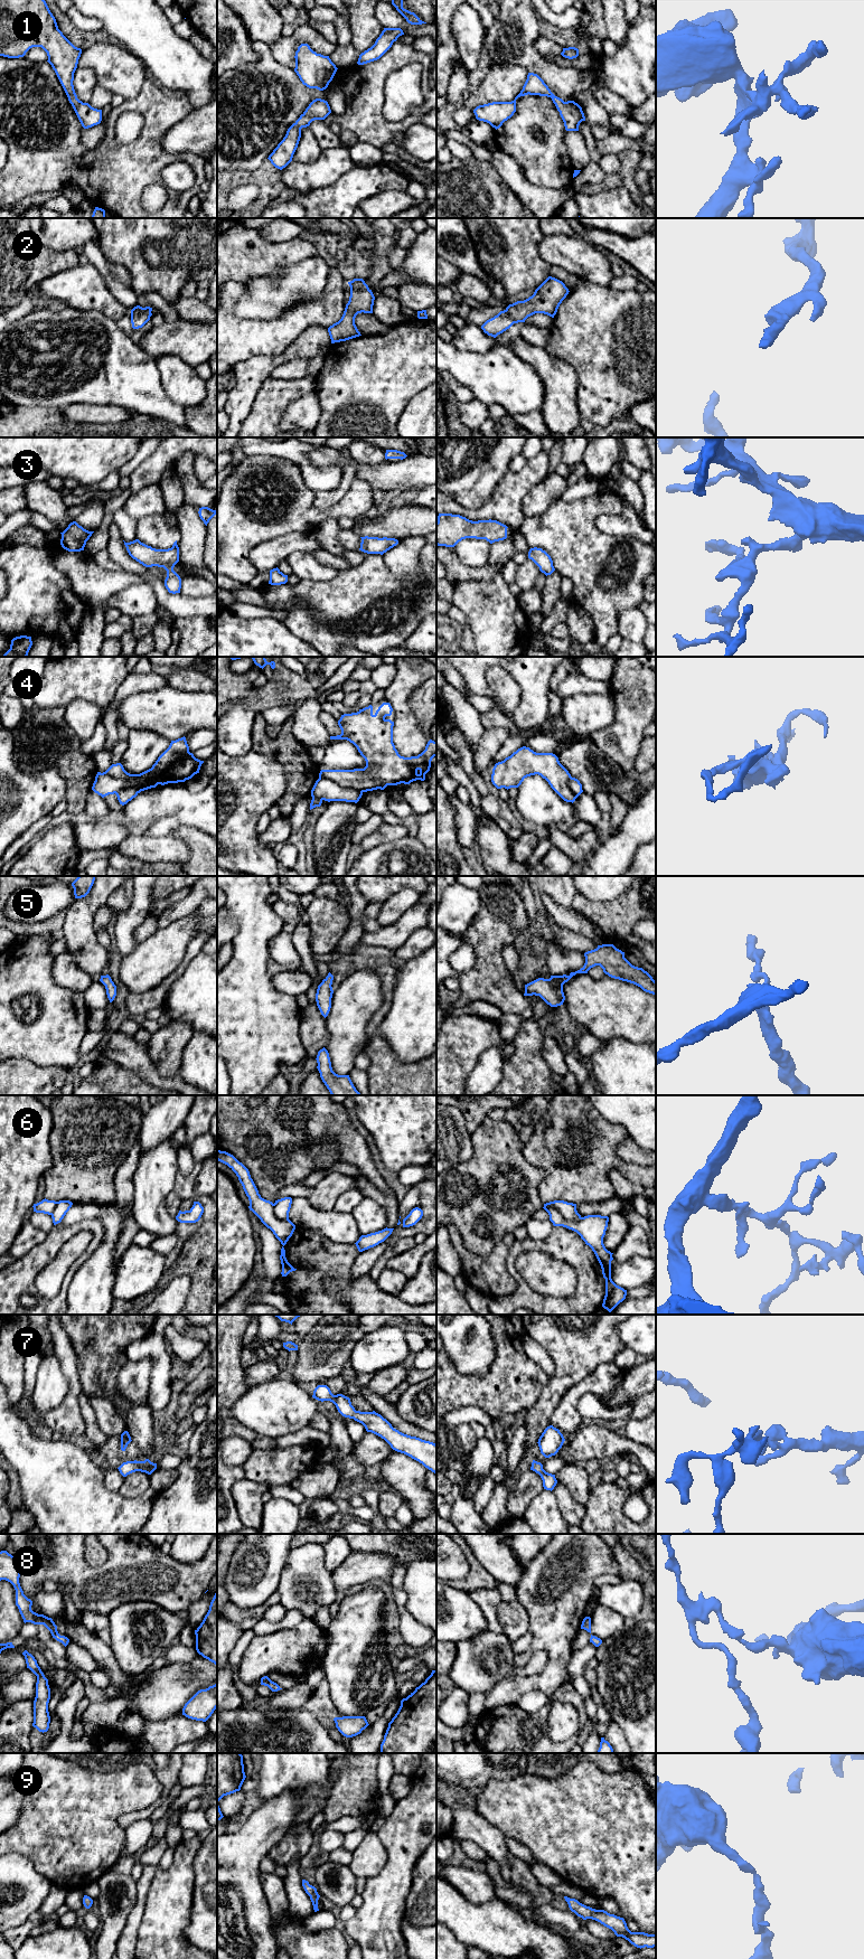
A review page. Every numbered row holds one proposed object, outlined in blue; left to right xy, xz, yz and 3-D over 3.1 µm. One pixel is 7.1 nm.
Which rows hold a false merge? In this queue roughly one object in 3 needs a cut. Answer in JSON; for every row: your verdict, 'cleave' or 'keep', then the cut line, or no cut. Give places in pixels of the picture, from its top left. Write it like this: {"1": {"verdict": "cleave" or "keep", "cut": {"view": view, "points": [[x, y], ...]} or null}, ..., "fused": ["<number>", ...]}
{"1": {"verdict": "keep", "cut": null}, "2": {"verdict": "keep", "cut": null}, "3": {"verdict": "keep", "cut": null}, "4": {"verdict": "cleave", "cut": {"view": "xy", "points": [[103, 772], [122, 779], [135, 776], [138, 781]]}}, "5": {"verdict": "keep", "cut": null}, "6": {"verdict": "cleave", "cut": {"view": "yz", "points": [[544, 1205], [555, 1208], [566, 1220], [579, 1221], [582, 1217]]}}, "7": {"verdict": "keep", "cut": null}, "8": {"verdict": "keep", "cut": null}, "9": {"verdict": "keep", "cut": null}, "fused": ["4", "6"]}

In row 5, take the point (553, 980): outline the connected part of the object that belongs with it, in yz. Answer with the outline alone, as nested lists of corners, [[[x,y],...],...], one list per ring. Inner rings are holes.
[[[613,944],[598,945],[597,949],[584,953],[584,966],[569,976],[551,976],[550,979],[538,978],[525,985],[524,996],[539,996],[551,1007],[563,1005],[565,996],[563,985],[576,973],[588,971],[600,966],[603,972],[611,978],[627,981],[640,987],[644,991],[656,995],[656,981],[642,968],[632,966],[626,958],[624,952]]]

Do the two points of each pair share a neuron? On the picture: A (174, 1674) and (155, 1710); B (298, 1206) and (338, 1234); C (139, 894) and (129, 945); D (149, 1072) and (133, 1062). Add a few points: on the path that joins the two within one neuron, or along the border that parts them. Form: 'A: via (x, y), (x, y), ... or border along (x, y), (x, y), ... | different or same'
A: via (172, 1683), (155, 1701) | same
B: via (308, 1216), (328, 1224) | same
C: via (139, 906), (137, 913), (128, 922), (128, 933) | same
D: via (146, 1069), (137, 1062) | same

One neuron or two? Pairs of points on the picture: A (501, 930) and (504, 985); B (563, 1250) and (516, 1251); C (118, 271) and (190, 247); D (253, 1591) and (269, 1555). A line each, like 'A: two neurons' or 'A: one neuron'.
A: one neuron
B: one neuron
C: two neurons
D: one neuron

